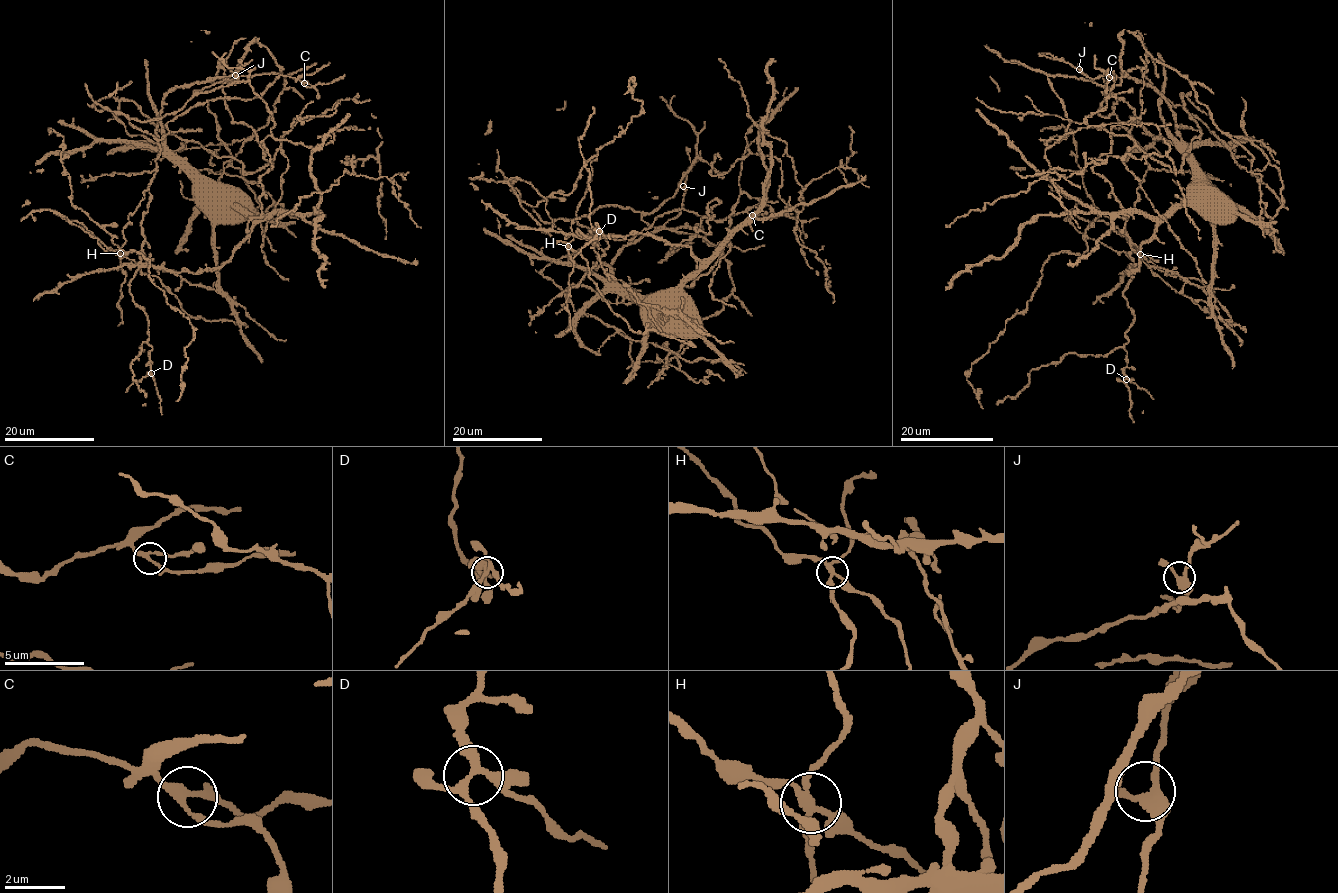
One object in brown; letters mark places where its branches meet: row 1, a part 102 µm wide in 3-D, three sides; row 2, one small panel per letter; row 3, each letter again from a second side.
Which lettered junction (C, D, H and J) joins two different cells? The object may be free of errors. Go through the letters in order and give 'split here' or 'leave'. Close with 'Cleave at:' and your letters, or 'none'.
C: leave
D: leave
H: split here
J: leave
Cleave at: H

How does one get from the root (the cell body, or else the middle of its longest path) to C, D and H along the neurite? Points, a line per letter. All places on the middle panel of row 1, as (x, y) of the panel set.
C: (677, 318), (608, 275), (589, 231), (604, 253), (608, 237), (632, 239), (680, 209), (722, 221), (752, 215)
D: (677, 318), (678, 289), (701, 264), (691, 249), (642, 233), (587, 239), (578, 229), (592, 239), (599, 231)
H: (677, 318), (678, 289), (701, 264), (688, 246), (568, 236), (546, 200), (511, 177), (519, 204), (568, 246)

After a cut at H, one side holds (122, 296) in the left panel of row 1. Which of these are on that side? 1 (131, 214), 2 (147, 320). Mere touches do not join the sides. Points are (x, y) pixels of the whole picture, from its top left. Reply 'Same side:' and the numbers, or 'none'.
Same side: 1

